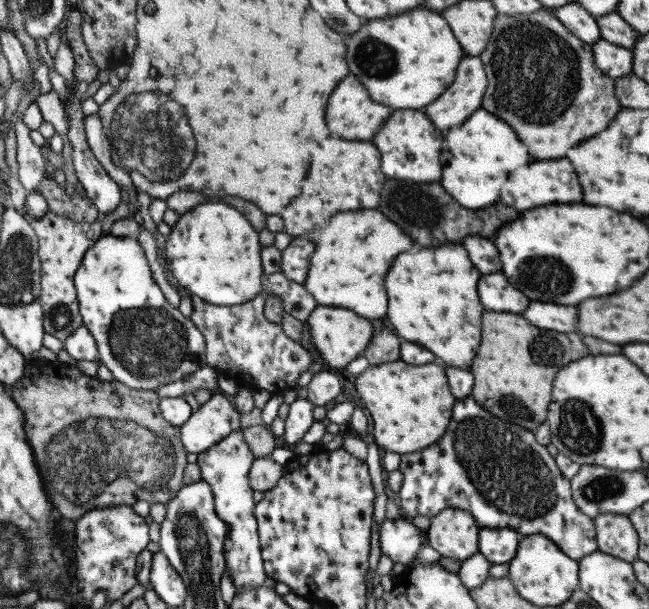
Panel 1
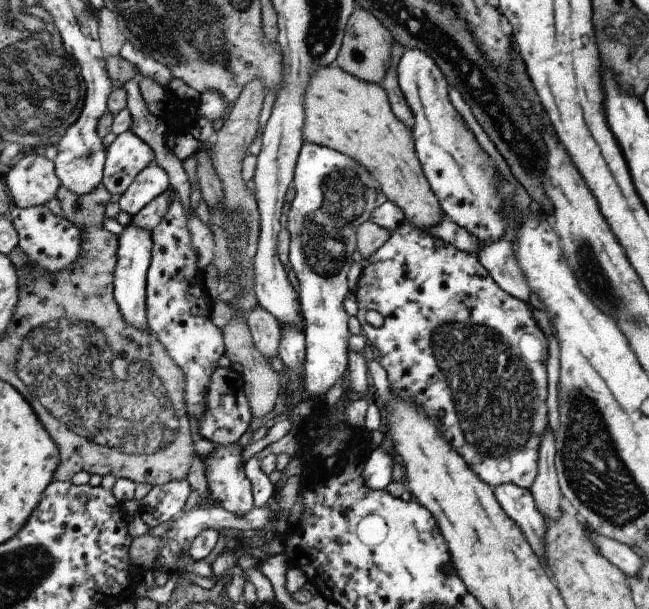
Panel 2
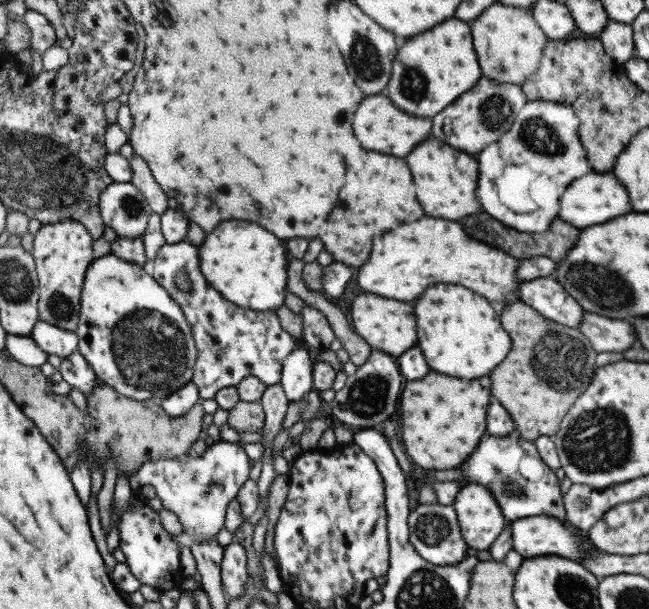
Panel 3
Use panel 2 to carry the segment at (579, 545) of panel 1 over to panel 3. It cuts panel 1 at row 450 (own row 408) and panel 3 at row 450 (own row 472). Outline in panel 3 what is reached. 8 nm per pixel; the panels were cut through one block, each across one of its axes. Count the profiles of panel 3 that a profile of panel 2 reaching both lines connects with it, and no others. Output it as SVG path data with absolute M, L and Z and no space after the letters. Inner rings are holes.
M519 432L507 434L507 436L489 436L485 434L479 442L479 446L475 448L475 452L461 464L457 466L463 470L463 478L457 480L457 484L463 488L467 484L479 484L485 486L489 490L489 494L495 498L495 502L499 504L499 508L503 510L503 518L507 522L519 520L519 518L535 518L535 516L549 516L549 518L557 518L565 524L569 524L565 520L565 508L563 508L563 496L559 490L559 480L555 478L555 470L551 470L539 456L535 444L531 440L525 440L519 436Z

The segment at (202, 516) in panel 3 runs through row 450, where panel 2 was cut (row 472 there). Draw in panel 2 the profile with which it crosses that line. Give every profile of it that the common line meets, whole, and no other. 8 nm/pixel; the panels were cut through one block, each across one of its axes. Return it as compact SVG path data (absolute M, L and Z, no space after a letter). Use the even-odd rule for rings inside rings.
M239 444L215 446L203 464L211 498L227 510L247 516L253 510L255 500L251 480L245 474L243 450L245 446Z

